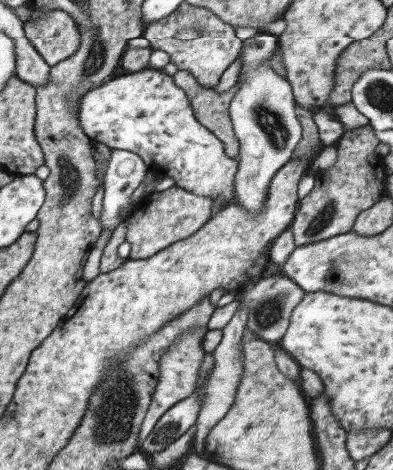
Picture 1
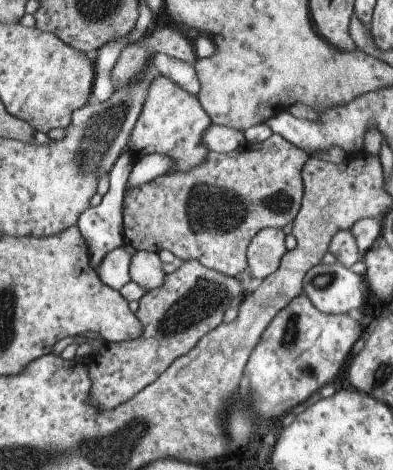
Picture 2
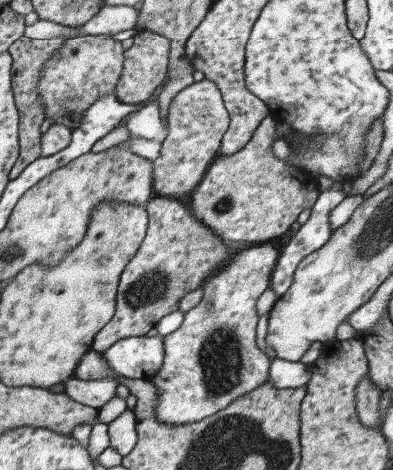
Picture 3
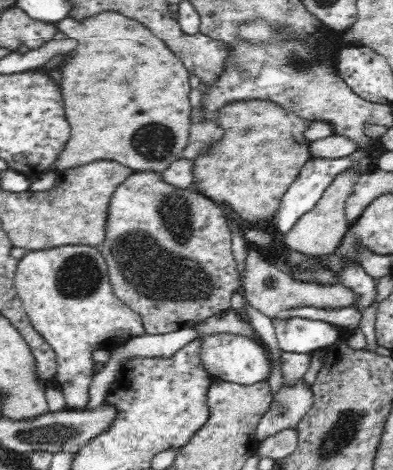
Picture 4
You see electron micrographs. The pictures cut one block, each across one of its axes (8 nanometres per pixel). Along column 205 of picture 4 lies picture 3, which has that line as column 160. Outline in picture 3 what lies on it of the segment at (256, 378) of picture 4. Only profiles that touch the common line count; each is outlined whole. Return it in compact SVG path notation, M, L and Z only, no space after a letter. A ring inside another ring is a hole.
M131 336L131 338L121 338L117 342L113 342L105 352L101 352L107 366L109 366L109 374L105 374L103 378L95 378L95 380L65 380L63 382L63 390L65 394L89 408L99 410L103 404L107 404L113 396L115 396L115 388L121 384L121 380L149 380L151 376L157 374L157 370L163 364L163 336L157 338L145 338L145 336Z

